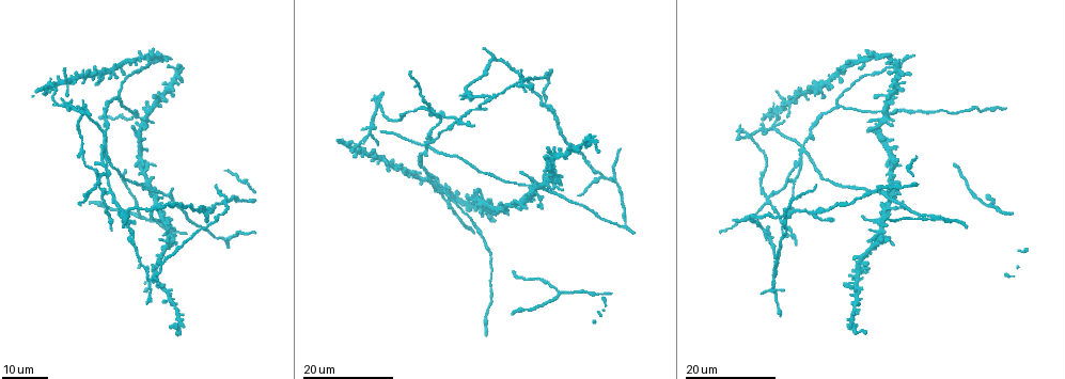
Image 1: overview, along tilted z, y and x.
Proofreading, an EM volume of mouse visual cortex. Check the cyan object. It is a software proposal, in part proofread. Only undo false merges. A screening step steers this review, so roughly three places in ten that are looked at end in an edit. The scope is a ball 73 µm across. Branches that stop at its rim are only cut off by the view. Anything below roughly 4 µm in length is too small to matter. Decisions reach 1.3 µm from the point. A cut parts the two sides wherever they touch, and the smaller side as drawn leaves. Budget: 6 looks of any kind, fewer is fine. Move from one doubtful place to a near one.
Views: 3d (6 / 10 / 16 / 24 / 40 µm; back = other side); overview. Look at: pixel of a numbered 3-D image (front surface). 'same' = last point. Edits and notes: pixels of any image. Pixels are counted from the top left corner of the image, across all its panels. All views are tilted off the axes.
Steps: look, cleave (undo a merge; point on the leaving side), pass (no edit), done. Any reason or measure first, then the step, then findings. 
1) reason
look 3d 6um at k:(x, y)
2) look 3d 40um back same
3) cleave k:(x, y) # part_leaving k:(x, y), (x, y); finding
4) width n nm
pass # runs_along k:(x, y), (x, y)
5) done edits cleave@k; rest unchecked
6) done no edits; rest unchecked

thick turns thin
look 3d 24um at 1:(972, 190)

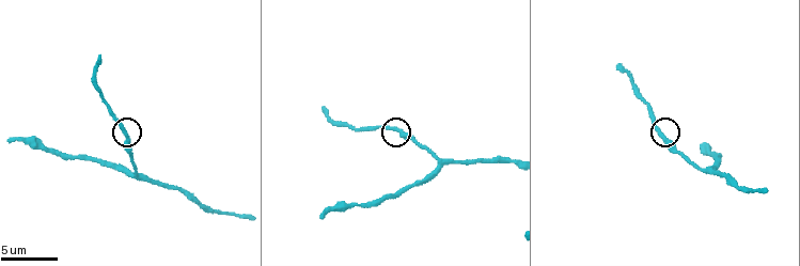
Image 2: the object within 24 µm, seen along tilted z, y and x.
look 3d 10um at 2:(391, 128)

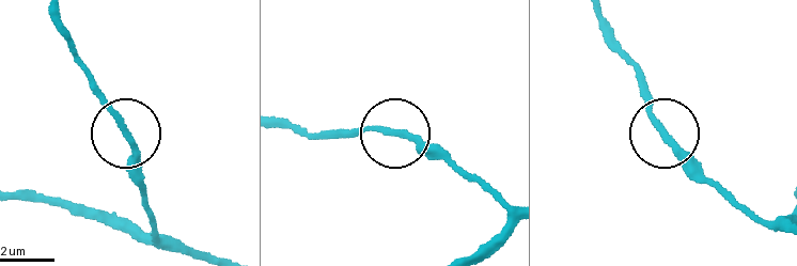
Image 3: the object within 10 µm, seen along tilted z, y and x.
pass # all the same cell

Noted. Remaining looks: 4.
thin arm on a thick one
look 3d 24um at 1:(163, 222)

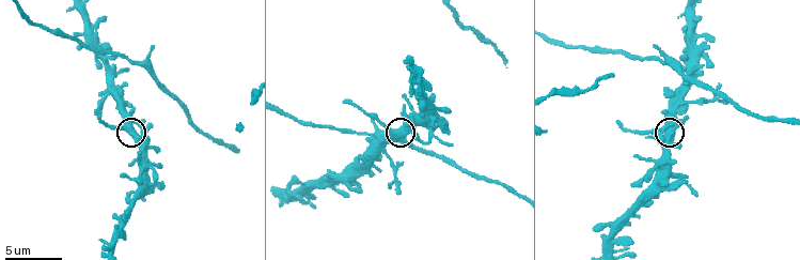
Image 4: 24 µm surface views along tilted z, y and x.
closer look
look 3d 10um at 4:(125, 129)

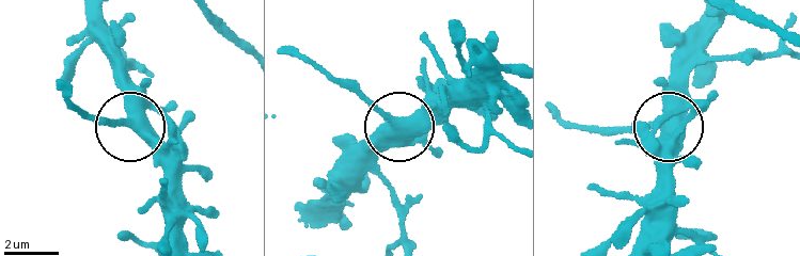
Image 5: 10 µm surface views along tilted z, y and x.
arms 3
pass # runs_along 5:(91, 11), (125, 102), (127, 126), (103, 122); all the same cell

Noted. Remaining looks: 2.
looks like a crossing
look 3d 24um at 1:(430, 146)

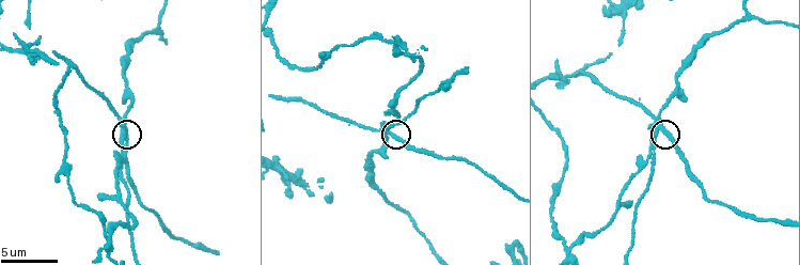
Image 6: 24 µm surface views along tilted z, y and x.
look 3d 6um at 6:(663, 129)

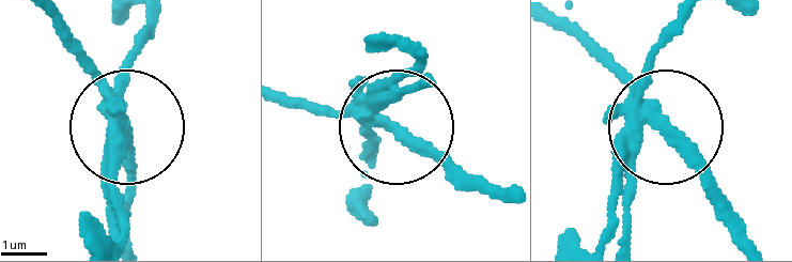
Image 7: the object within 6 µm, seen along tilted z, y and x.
arms 5
cleave 7:(140, 46) # part_leaving 7:(633, 112), (627, 235); two cells meet here

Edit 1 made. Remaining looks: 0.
done edits cleave@7; rest unchecked

